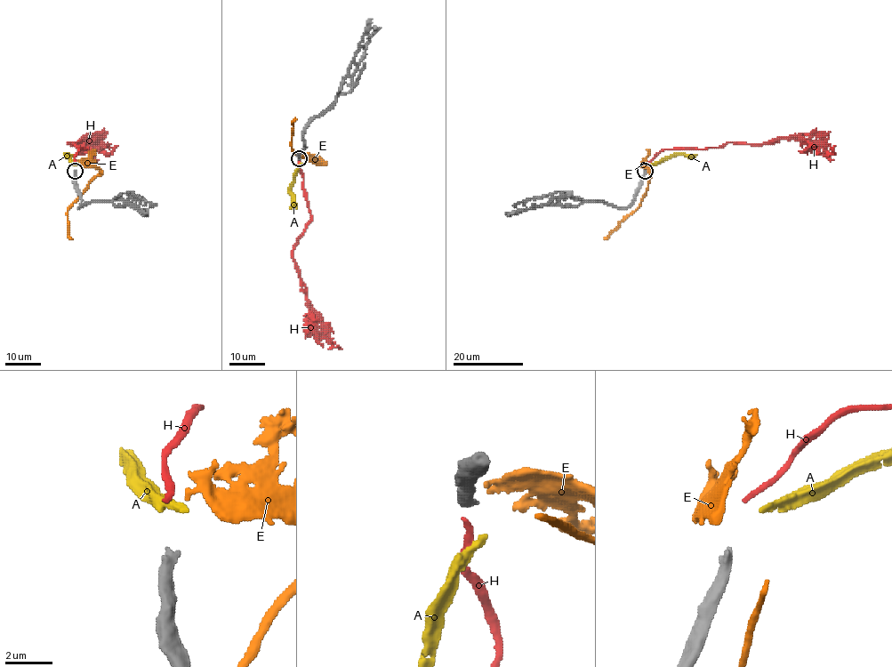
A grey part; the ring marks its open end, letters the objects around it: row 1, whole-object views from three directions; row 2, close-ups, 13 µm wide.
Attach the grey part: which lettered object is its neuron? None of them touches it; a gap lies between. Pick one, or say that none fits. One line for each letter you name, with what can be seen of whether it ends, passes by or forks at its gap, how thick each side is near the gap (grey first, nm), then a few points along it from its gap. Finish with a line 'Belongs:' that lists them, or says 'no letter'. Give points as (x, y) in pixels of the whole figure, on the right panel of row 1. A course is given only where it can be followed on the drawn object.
Belongs: no letter

